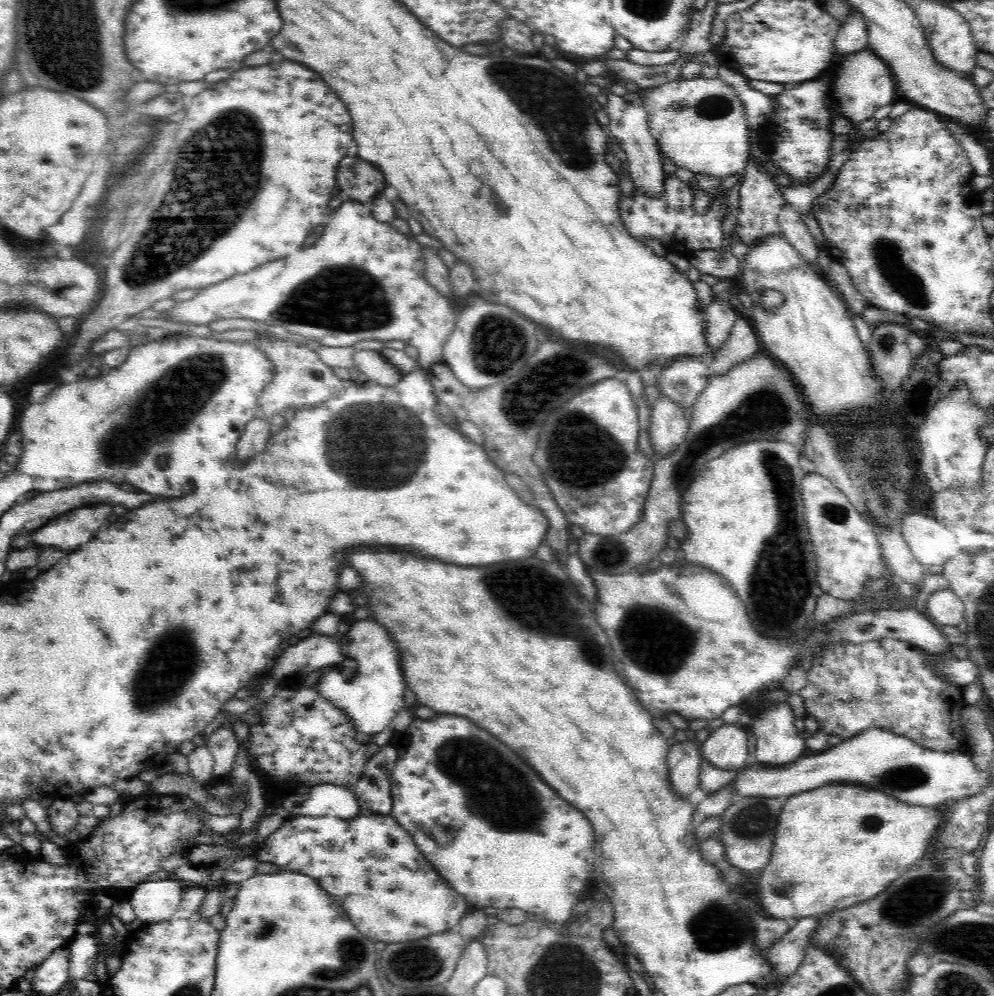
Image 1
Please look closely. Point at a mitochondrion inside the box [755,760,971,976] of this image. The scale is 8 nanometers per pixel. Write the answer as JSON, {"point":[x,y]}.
{"point":[927,895]}

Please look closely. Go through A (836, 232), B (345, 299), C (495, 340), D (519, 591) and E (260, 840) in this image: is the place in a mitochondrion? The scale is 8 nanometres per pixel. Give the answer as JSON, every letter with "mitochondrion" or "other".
{"A":"other","B":"mitochondrion","C":"mitochondrion","D":"mitochondrion","E":"other"}

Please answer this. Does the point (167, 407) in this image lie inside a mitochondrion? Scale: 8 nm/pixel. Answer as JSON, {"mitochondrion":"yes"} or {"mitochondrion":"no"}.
{"mitochondrion":"yes"}

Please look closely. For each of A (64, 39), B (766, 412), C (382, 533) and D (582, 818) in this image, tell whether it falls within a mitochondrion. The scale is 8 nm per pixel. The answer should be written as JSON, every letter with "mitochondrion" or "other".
{"A":"mitochondrion","B":"mitochondrion","C":"other","D":"other"}

